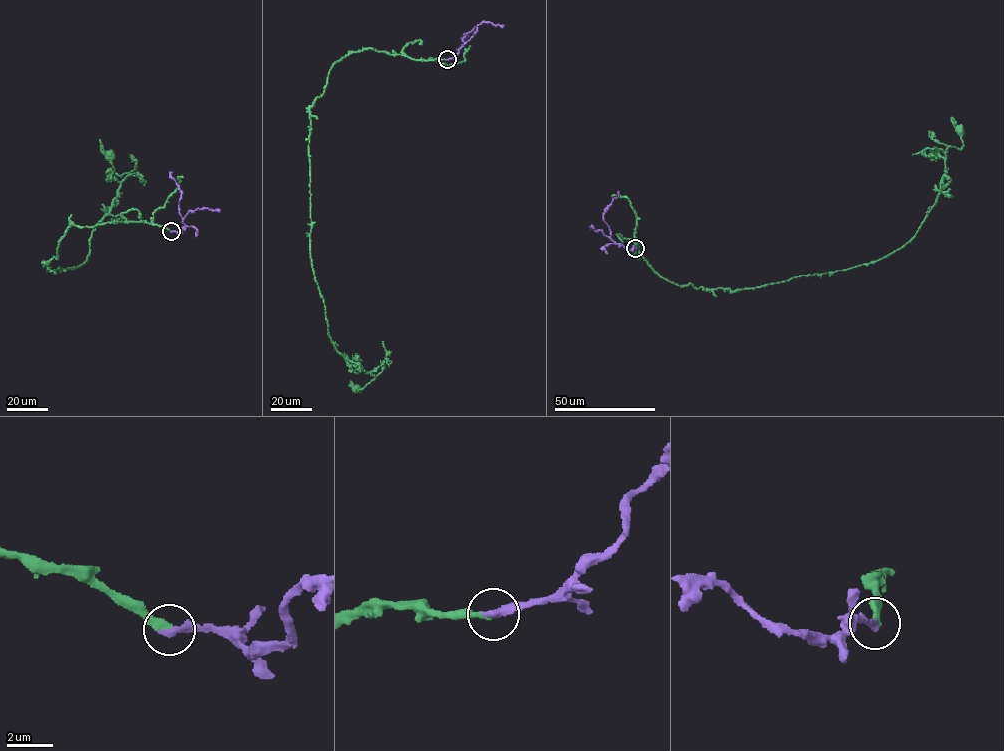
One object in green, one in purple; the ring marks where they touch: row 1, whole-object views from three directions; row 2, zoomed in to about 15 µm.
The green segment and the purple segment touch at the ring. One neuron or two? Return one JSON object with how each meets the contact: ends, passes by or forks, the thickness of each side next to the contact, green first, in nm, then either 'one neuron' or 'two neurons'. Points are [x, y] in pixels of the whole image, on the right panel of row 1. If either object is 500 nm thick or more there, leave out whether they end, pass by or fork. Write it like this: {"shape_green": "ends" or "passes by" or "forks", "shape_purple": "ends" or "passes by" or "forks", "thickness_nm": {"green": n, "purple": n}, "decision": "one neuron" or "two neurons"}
{"shape_green": "ends", "shape_purple": "ends", "thickness_nm": {"green": 340, "purple": 340}, "decision": "one neuron"}

